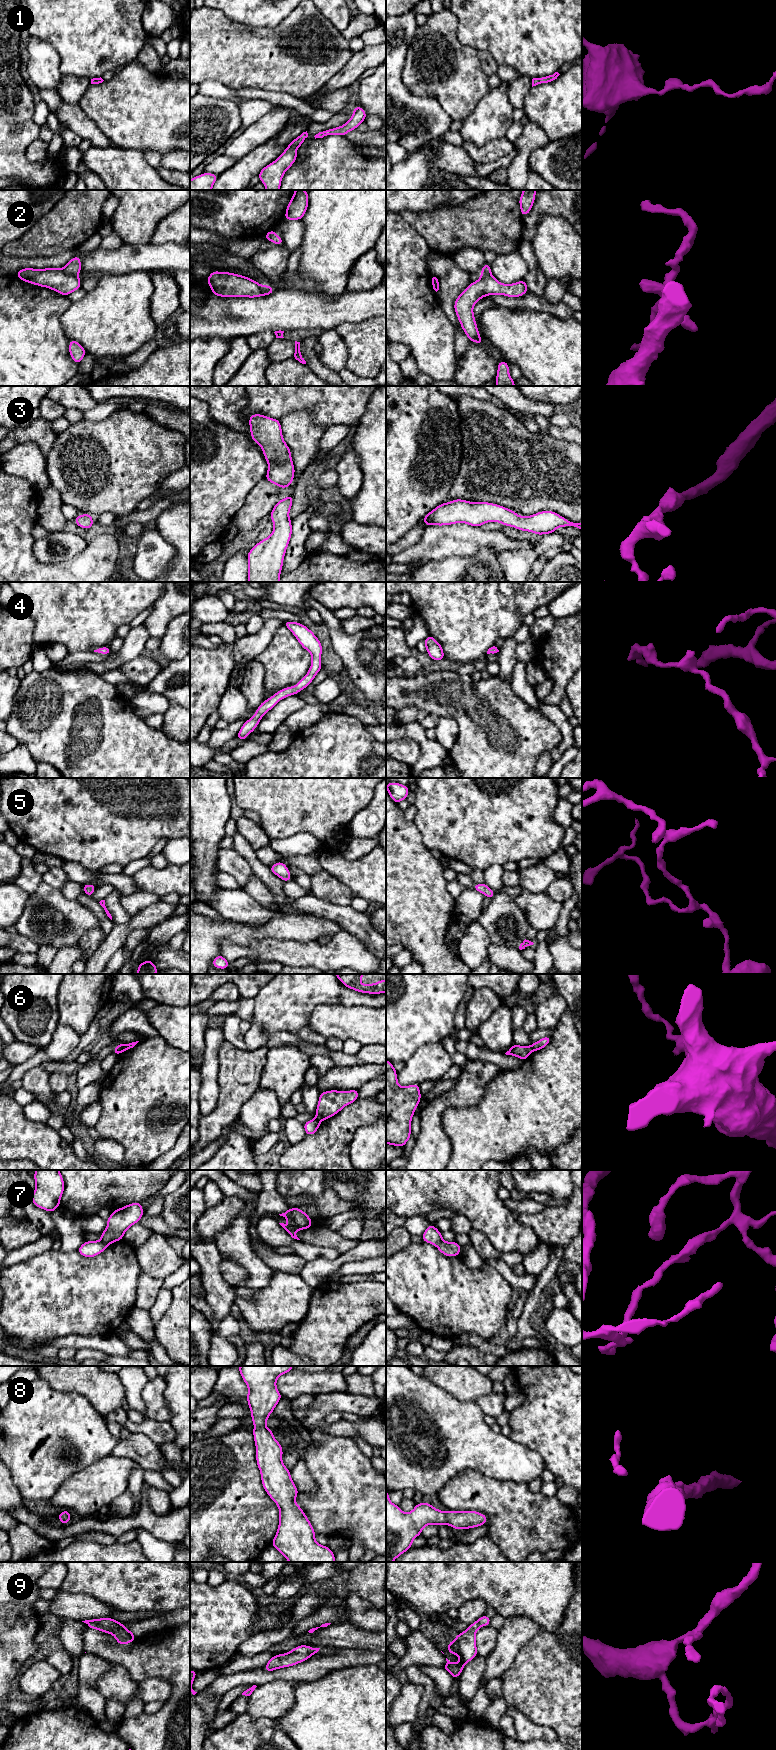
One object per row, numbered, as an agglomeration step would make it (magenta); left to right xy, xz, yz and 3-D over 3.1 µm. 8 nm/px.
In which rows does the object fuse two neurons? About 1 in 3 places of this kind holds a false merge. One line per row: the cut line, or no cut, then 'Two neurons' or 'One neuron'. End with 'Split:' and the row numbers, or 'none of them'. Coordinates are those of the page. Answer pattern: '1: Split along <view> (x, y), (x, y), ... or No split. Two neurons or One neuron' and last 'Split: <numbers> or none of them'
1: No split. One neuron
2: Split along xy (61, 269), (66, 273), (77, 275). Two neurons
3: No split. One neuron
4: No split. One neuron
5: No split. One neuron
6: Split along xy (126, 1044), (122, 1051). Two neurons
7: Split along xz (291, 1209), (292, 1219), (303, 1229). Two neurons
8: No split. One neuron
9: No split. One neuron
Split: 2, 6, 7

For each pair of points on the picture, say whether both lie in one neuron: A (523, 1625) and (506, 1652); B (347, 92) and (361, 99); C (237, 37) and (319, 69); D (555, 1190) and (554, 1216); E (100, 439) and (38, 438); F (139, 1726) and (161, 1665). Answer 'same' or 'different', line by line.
A: same
B: different
C: same
D: different
E: different
F: same

